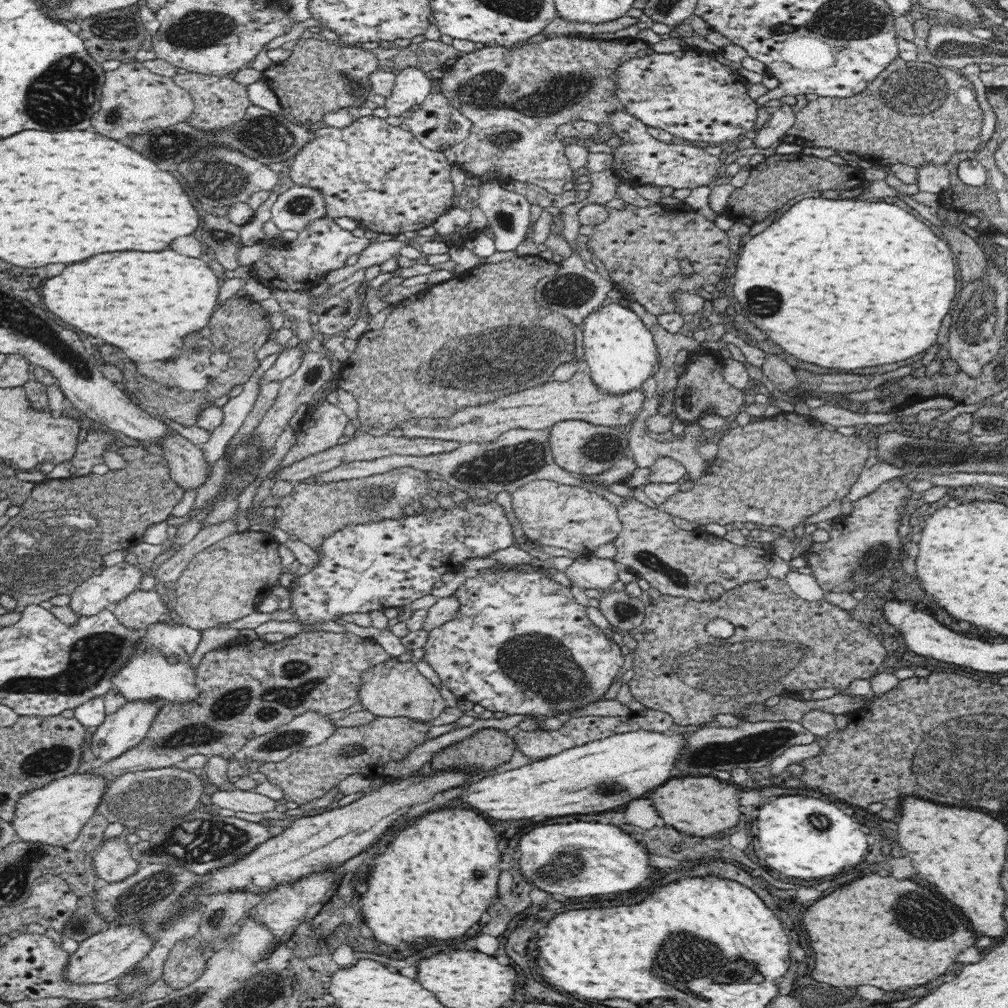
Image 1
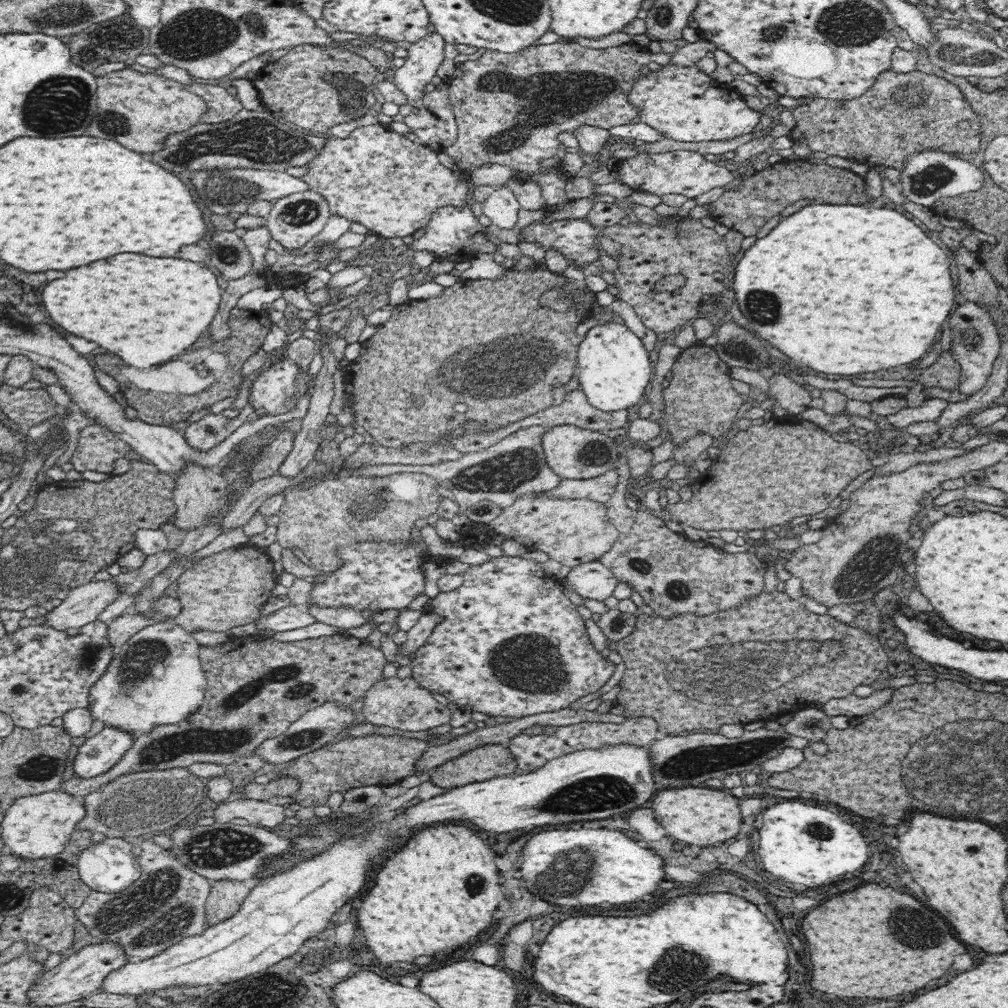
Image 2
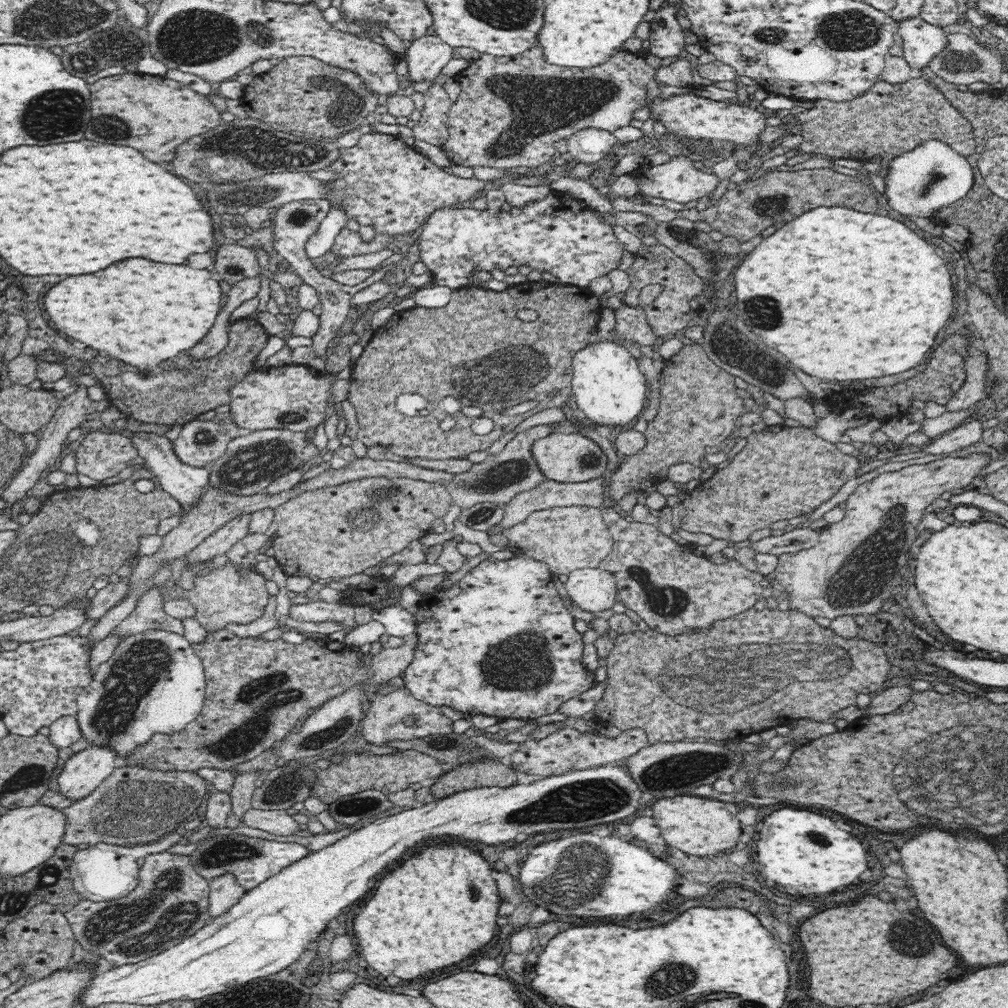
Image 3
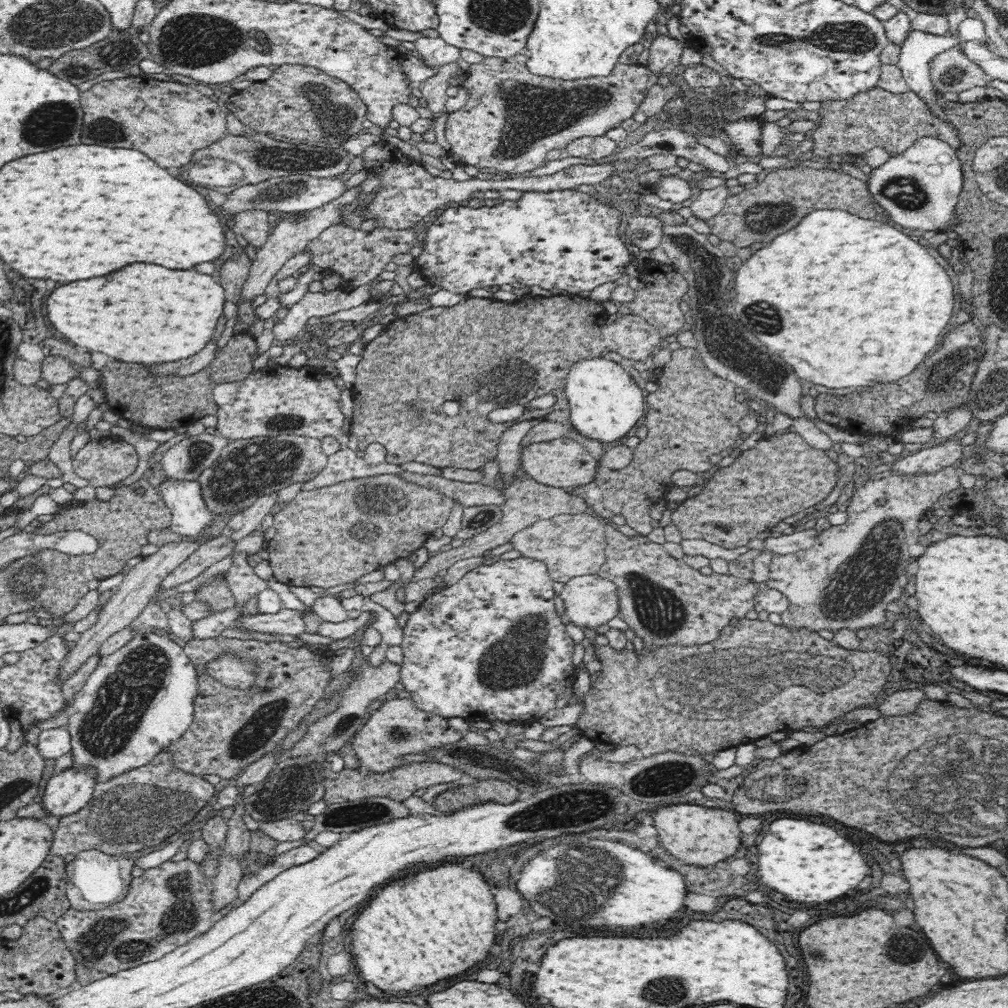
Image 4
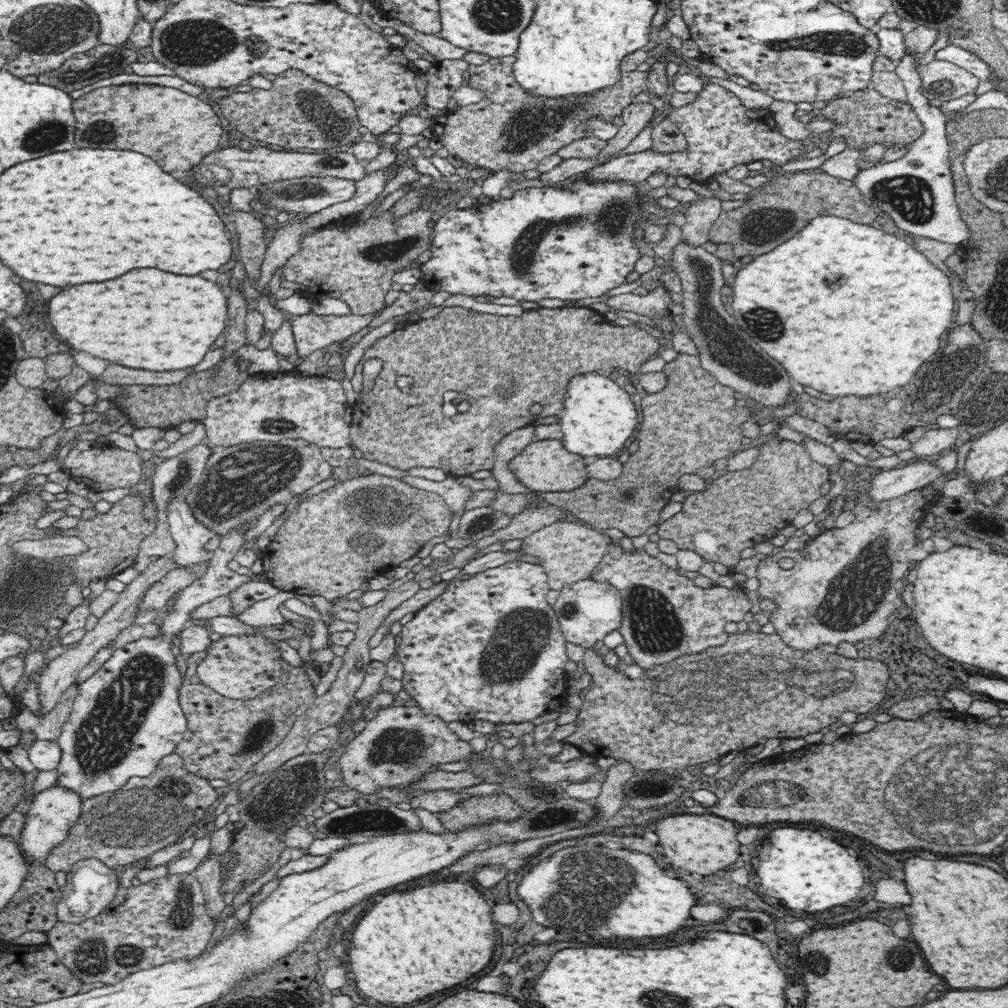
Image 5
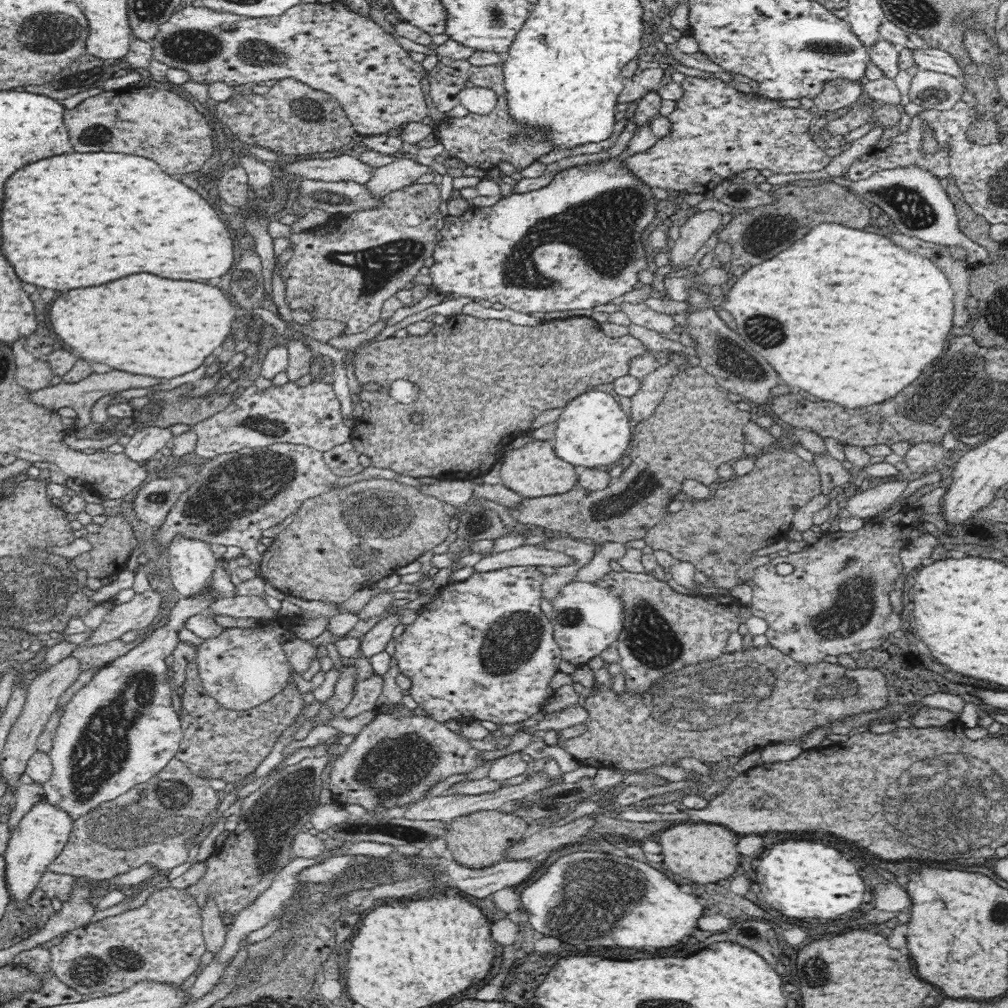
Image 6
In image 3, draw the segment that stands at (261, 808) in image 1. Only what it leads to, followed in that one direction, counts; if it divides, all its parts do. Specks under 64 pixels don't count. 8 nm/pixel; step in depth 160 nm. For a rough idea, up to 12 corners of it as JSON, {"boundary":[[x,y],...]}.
{"boundary":[[251,807],[247,827],[278,836],[304,833],[285,810]]}

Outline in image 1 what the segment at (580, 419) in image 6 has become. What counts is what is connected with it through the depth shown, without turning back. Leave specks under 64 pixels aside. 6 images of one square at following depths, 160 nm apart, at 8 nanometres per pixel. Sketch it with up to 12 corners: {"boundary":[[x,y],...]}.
{"boundary":[[615,301],[583,320],[584,365],[606,395],[639,390],[652,333]]}

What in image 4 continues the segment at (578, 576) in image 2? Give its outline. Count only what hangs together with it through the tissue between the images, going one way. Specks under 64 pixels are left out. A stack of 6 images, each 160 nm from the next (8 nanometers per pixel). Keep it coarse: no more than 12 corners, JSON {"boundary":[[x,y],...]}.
{"boundary":[[598,574],[559,594],[565,623],[596,630],[619,616],[616,585]]}

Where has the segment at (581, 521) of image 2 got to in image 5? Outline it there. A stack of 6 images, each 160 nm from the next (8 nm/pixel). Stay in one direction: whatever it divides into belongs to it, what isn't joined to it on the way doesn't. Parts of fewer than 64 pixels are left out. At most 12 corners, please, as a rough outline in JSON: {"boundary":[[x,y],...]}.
{"boundary":[[562,519],[520,549],[542,560],[549,589],[590,579],[607,536]]}

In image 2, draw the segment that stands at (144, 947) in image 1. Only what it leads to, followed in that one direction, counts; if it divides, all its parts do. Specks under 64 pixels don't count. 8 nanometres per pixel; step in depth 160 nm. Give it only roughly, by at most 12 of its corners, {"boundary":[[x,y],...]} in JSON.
{"boundary":[[86,945],[34,980],[28,1005],[55,1007],[99,991],[128,957]]}

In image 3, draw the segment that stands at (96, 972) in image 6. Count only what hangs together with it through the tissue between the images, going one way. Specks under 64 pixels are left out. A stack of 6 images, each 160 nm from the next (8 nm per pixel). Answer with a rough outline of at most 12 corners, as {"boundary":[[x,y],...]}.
{"boundary":[[150,854],[125,898],[64,916],[112,967],[206,926],[208,880],[188,855]]}

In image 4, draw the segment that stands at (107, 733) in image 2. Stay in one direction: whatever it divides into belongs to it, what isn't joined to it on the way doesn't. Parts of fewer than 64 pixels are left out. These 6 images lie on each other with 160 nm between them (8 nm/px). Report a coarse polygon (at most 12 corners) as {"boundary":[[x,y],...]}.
{"boundary":[[94,769],[53,775],[42,796],[55,829],[77,813],[94,792]]}

